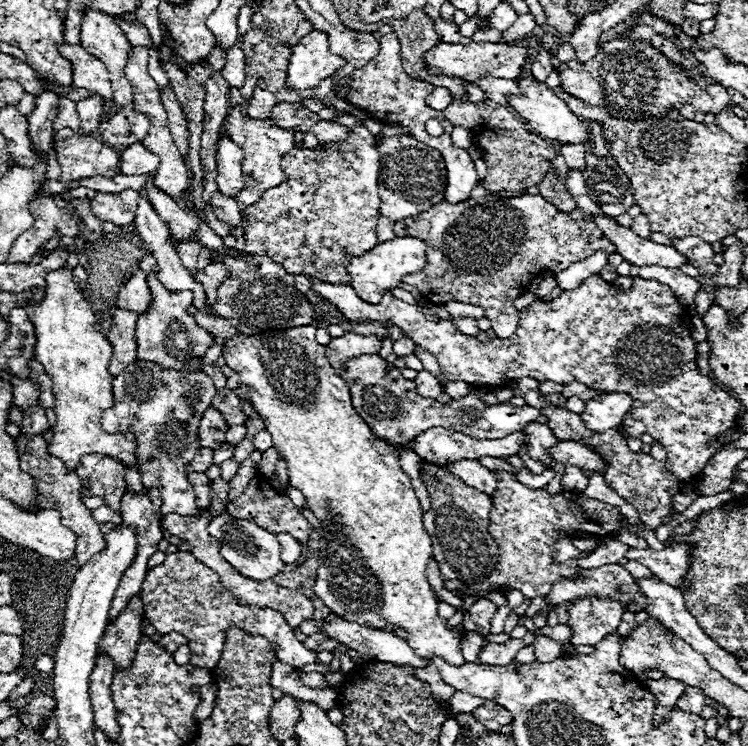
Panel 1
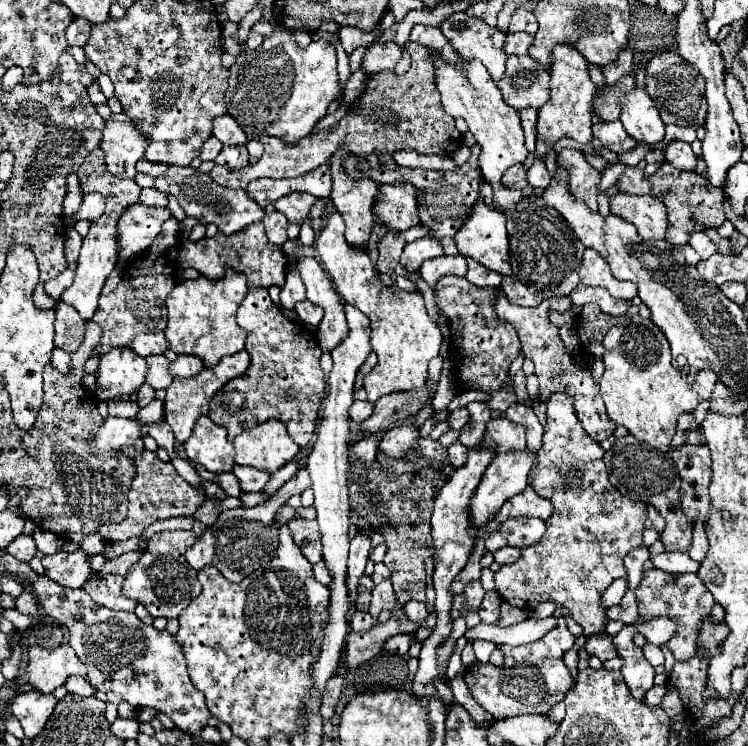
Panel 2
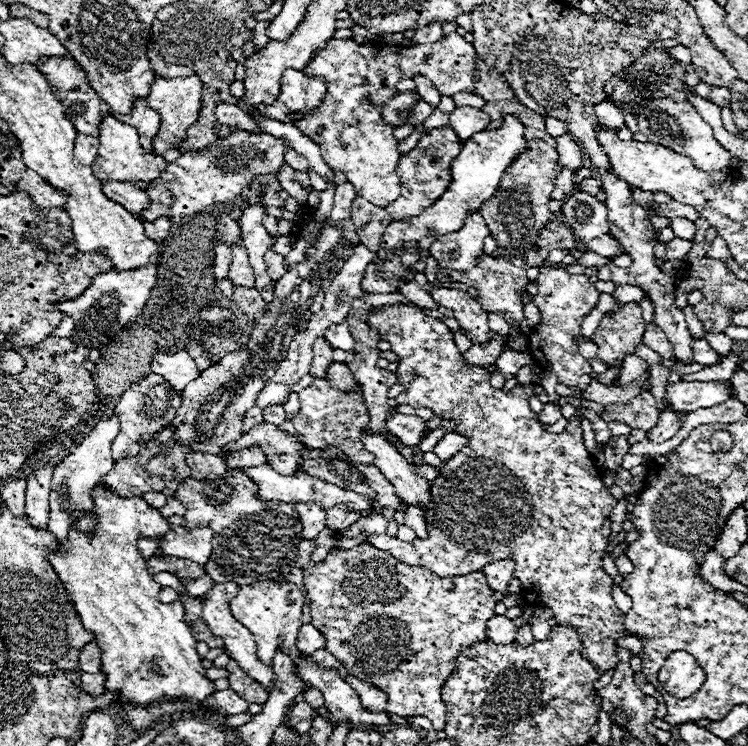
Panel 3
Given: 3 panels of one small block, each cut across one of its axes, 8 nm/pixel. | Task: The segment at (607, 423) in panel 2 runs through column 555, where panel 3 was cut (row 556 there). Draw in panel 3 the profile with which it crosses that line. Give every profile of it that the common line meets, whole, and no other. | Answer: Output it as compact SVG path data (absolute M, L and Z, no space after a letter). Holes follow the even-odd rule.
M302 540L300 546L298 546L298 566L302 568L304 572L304 586L306 586L306 592L308 592L308 598L312 600L310 604L310 614L312 614L312 624L320 630L320 634L324 636L324 650L334 654L334 658L338 658L342 662L342 666L346 668L348 674L352 676L358 676L360 680L370 680L370 684L378 684L378 688L382 688L382 692L386 692L388 696L388 706L386 710L390 714L396 714L396 716L426 716L430 722L432 722L432 728L434 730L442 730L444 724L446 724L446 708L444 708L444 702L442 702L442 684L446 682L446 678L450 676L452 668L454 668L454 660L456 660L456 654L464 648L464 646L470 646L470 644L476 644L476 642L484 642L486 640L486 622L490 620L490 616L494 616L494 606L496 606L496 600L494 600L494 590L486 584L486 576L484 572L474 572L474 574L466 574L462 576L448 576L448 578L440 578L436 574L432 574L426 566L410 566L410 564L404 564L400 560L396 560L394 556L390 556L388 552L382 552L378 548L374 548L372 544L360 544L352 550L344 550L344 548L330 548L328 556L322 560L322 562L312 562L310 560L310 554L314 552L316 548L316 542L314 540Z

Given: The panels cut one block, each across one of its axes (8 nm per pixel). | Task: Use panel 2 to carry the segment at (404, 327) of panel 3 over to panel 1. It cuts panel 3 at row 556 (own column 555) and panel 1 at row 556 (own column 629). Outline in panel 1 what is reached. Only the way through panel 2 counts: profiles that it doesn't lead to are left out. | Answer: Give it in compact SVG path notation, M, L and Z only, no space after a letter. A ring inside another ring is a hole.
M496 470L498 486L490 496L490 534L498 540L498 566L494 566L492 574L480 584L464 584L468 594L488 596L490 592L520 590L526 600L534 600L538 596L548 596L552 586L564 578L574 578L582 572L578 566L578 558L566 560L562 564L552 562L552 546L560 538L570 538L576 534L592 534L592 536L612 536L618 528L626 528L632 534L638 534L638 524L628 524L620 510L612 504L604 504L600 500L586 498L580 492L560 490L556 496L550 496L544 488L528 488L516 480L514 474Z

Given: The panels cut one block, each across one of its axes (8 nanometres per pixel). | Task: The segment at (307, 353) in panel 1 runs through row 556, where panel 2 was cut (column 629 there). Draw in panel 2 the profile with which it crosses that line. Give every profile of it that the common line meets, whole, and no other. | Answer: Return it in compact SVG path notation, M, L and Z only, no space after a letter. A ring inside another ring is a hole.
M638 314L612 326L602 344L606 370L600 378L600 396L608 418L616 426L626 426L636 440L668 452L678 416L694 412L700 402L710 398L718 380L716 374L702 370L694 382L688 382L684 374L672 366L670 346L660 328Z

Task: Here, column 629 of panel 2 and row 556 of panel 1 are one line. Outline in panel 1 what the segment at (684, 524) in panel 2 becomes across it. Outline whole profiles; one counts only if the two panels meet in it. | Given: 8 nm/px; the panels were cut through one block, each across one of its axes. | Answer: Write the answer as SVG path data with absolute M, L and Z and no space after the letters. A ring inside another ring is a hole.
M422 460L422 482L428 488L432 508L424 514L426 532L430 532L434 544L434 556L440 564L444 580L460 580L466 584L482 582L490 576L498 562L498 544L488 532L492 502L486 494L466 486L446 466L430 464Z

